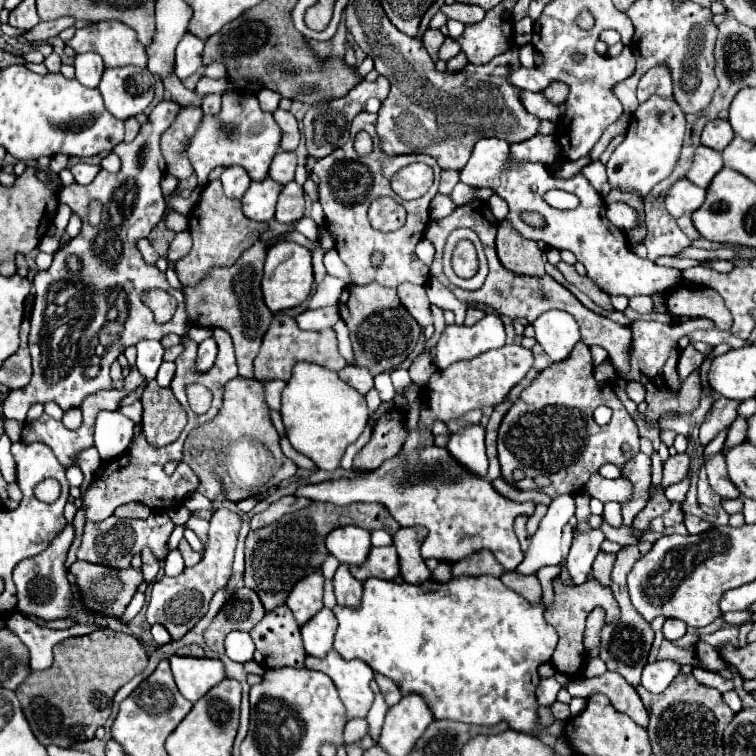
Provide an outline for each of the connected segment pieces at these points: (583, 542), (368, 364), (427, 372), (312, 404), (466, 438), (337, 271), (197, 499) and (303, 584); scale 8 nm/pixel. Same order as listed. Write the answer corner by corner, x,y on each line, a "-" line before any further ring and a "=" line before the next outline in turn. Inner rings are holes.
593,529
589,533
575,535
567,565
569,565
569,575
577,585
587,581
587,577
591,573
591,563
599,551
603,539
605,539
605,535
601,529
=
379,283
347,285
339,301
339,313
351,333
355,365
369,369
373,375
397,369
415,349
421,333
417,321
403,309
397,291
=
429,351
419,353
419,355
413,359
411,367
409,367
411,381
417,383
417,385
427,385
427,381
429,381
429,377
431,377
433,371
435,371
435,367
431,365
431,353
429,353
=
297,363
293,377
283,389
281,417
291,445
315,461
323,471
335,471
345,449
359,439
369,421
367,401
351,385
343,383
335,371
315,363
=
479,425
467,427
461,433
451,435
447,451
459,465
477,475
485,477
487,475
487,455
485,455
485,431
=
335,249
325,251
325,255
323,255
323,263
325,263
329,275
335,275
337,279
343,279
345,283
351,283
351,273
349,273
347,265
341,261
341,257
337,255
=
195,493
195,495
189,495
189,499
185,499
185,503
183,503
189,511
195,511
195,509
209,509
209,511
215,511
215,507
213,507
213,501
211,499
207,499
205,495
199,495
199,493
=
311,573
303,577
291,591
287,607
293,611
299,627
311,621
323,609
323,577
321,573

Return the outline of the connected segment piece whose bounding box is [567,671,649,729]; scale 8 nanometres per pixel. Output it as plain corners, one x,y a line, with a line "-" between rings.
603,673
599,677
593,677
593,679
583,679
583,681
571,681
567,685
567,691
573,695
573,697
583,697
583,699
589,699
591,695
597,695
597,693
603,693
609,697
611,705
625,713
627,717
631,717
635,723
639,723
643,729
647,729
647,709
643,707
637,691
619,675
619,673

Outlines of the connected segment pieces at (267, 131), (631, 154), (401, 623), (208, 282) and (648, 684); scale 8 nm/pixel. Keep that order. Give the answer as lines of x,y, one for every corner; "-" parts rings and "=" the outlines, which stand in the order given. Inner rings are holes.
235,91
231,95
223,95
223,107
217,117
203,117
199,131
189,143
189,159
199,177
199,185
207,183
209,173
223,165
241,165
253,181
263,181
269,173
269,165
279,149
281,129
275,123
273,115
259,107
257,95
247,91
=
657,95
647,99
631,117
625,141
611,153
611,159
605,165
609,185
625,193
637,193
641,199
645,199
657,183
671,175
683,147
683,135
685,113
679,109
675,99
661,99
=
483,575
483,577
457,577
457,579
451,579
451,581
447,581
447,583
435,583
435,581
423,581
423,583
419,583
419,585
411,585
411,583
395,583
395,581
383,581
383,579
367,579
365,583
363,583
363,603
361,603
361,607
359,609
347,609
347,607
335,607
333,609
333,613
335,613
335,617
337,617
337,621
339,621
339,627
337,627
337,633
335,633
335,645
333,645
333,649
343,657
343,659
363,659
373,671
377,671
377,673
383,673
385,677
389,677
389,679
393,679
395,683
397,683
397,687
399,687
399,691
401,691
401,695
407,695
407,693
419,693
423,699
425,699
425,703
427,703
427,707
431,707
431,713
435,715
435,719
451,719
451,721
461,721
461,723
473,723
473,725
487,725
487,727
491,727
491,725
497,725
497,723
501,723
501,721
507,721
509,723
509,727
511,729
515,729
515,731
521,731
521,733
529,733
529,735
535,735
535,737
541,737
541,735
553,735
553,737
563,737
563,727
567,725
565,721
555,721
553,725
549,725
549,727
541,727
541,729
537,729
537,725
539,725
539,715
537,715
537,709
539,709
539,703
537,703
537,697
535,697
535,689
537,689
537,683
539,683
539,675
537,675
537,667
541,665
541,663
547,663
549,659
551,659
551,655
553,655
553,651
555,651
555,645
557,645
557,631
543,619
543,611
545,611
545,607
541,605
541,603
537,603
537,605
531,605
527,599
523,599
521,595
515,595
511,589
507,589
503,583
501,583
501,579
499,577
491,577
491,575
=
247,251
237,259
233,267
213,269
207,279
203,279
197,287
185,287
183,293
191,325
225,329
233,337
239,375
253,377
253,359
259,353
261,339
271,325
273,313
263,303
261,275
251,275
251,271
247,271
=
655,661
643,669
641,683
651,693
663,693
669,683
677,677
679,665
673,661

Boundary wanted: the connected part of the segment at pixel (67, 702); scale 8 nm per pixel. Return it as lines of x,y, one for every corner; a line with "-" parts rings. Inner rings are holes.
111,629
69,637
53,647
53,657
55,661
49,669
31,675
31,683
21,683
15,691
35,737
45,747
71,747
79,741
93,739
97,727
105,725
111,715
117,689
147,667
145,647
133,635

